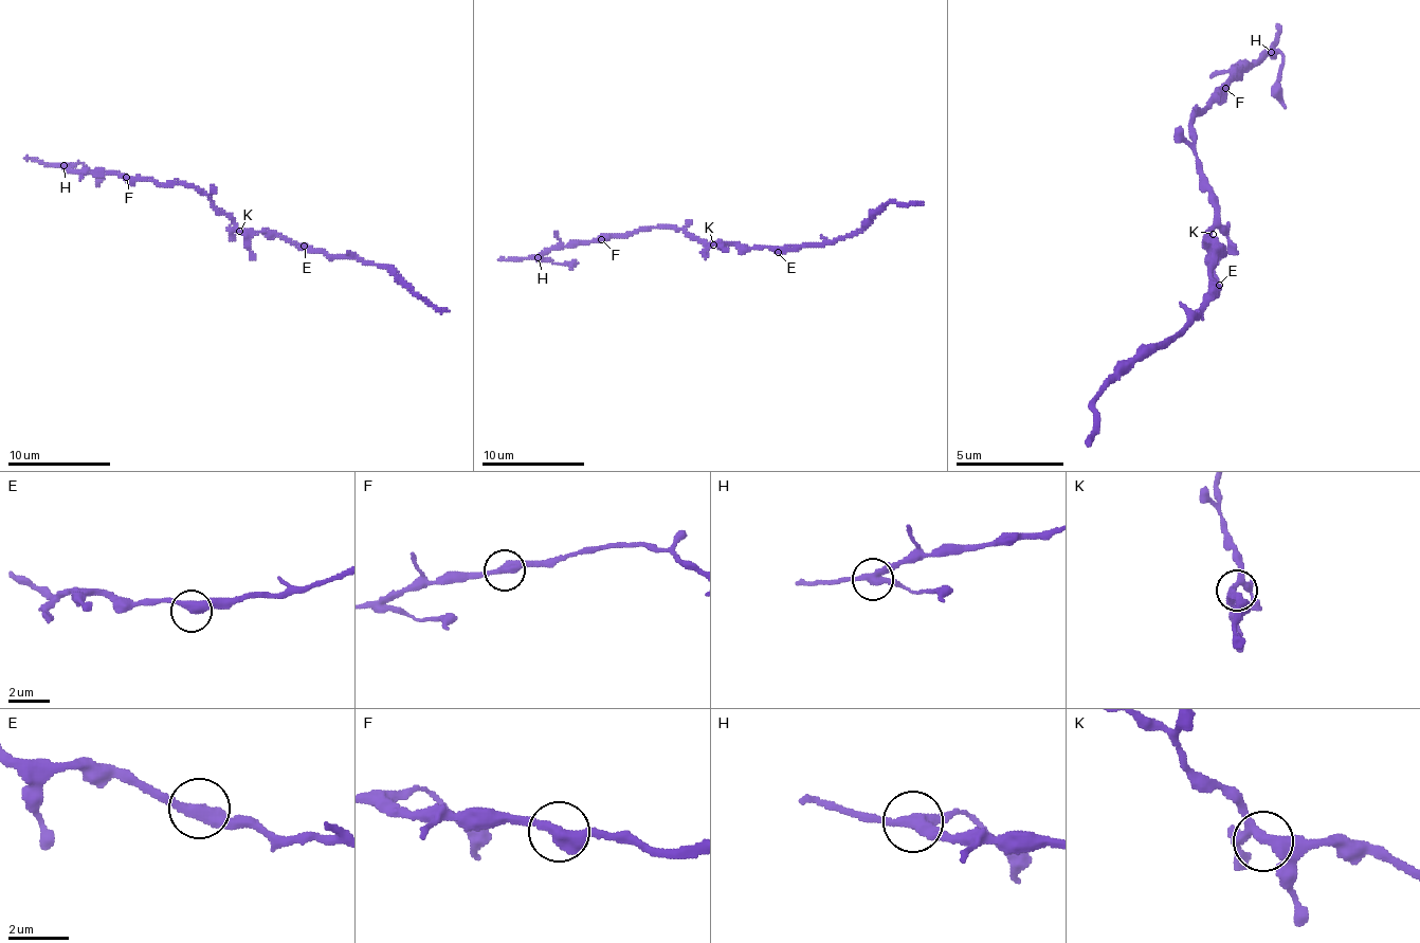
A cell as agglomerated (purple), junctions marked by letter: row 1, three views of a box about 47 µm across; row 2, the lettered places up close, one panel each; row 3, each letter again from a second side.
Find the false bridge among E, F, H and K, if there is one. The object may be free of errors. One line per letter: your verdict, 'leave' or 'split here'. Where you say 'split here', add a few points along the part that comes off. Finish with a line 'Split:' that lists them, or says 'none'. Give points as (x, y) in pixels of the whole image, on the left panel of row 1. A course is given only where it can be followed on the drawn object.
E: leave
F: leave
H: split here | (62, 166), (84, 163), (96, 176), (99, 185)
K: leave
Split: H

